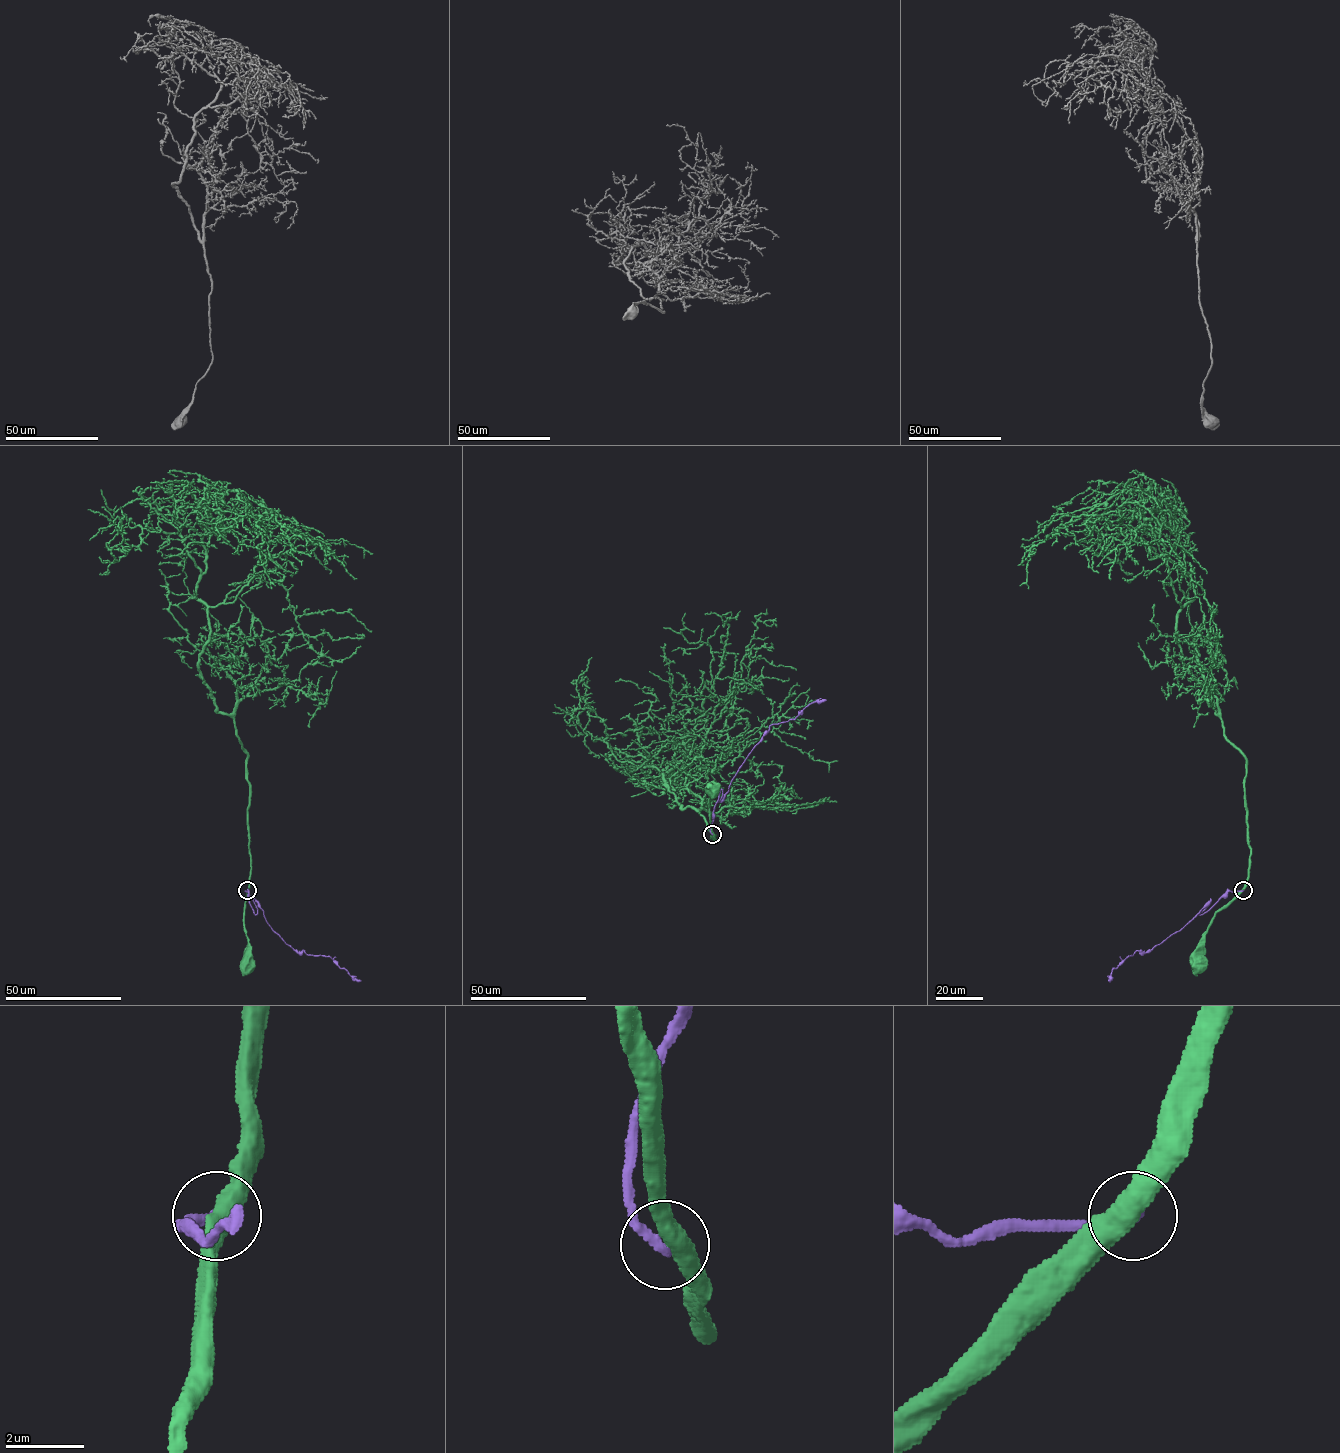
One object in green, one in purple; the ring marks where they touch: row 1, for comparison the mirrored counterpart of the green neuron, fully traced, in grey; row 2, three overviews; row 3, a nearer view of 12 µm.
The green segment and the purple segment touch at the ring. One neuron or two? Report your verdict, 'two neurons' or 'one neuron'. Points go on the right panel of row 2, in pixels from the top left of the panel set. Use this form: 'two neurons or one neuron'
two neurons

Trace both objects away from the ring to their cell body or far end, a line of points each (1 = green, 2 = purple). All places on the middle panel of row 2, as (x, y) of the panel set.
1: (712, 834), (709, 800), (714, 786)
2: (712, 834), (710, 826), (720, 790), (722, 796), (718, 802), (769, 727), (794, 719), (811, 703), (826, 700)

